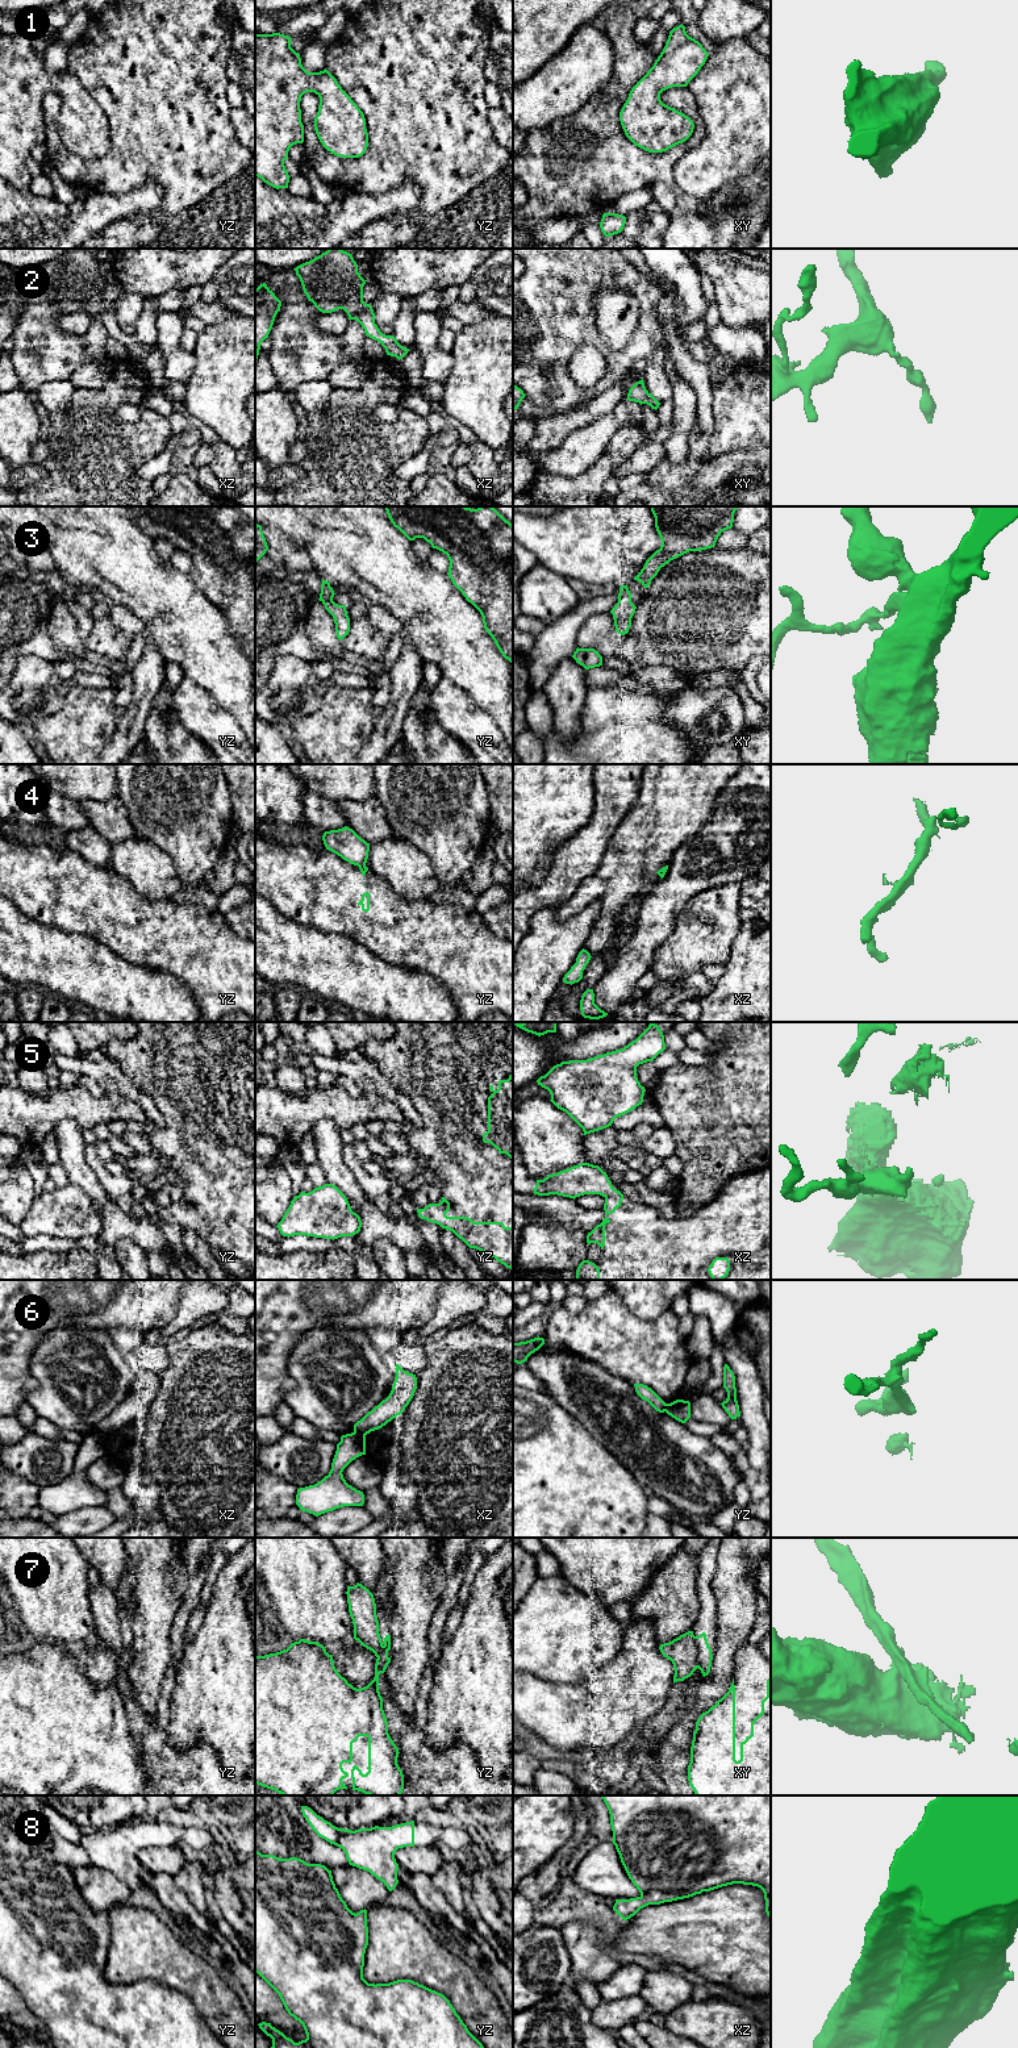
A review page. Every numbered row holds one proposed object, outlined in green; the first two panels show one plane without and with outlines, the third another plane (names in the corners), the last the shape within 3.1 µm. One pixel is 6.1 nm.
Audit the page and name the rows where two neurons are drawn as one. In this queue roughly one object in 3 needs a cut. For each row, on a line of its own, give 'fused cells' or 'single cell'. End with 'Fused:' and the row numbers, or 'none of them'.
1: single cell
2: single cell
3: single cell
4: fused cells
5: single cell
6: fused cells
7: fused cells
8: single cell
Fused: 4, 6, 7

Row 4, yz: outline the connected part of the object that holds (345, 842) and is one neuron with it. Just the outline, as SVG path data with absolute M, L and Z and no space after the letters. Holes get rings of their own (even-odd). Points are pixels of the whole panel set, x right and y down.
M345 826L338 830L325 831L322 841L326 850L337 854L343 860L358 867L366 866L370 843L362 839L352 829Z

